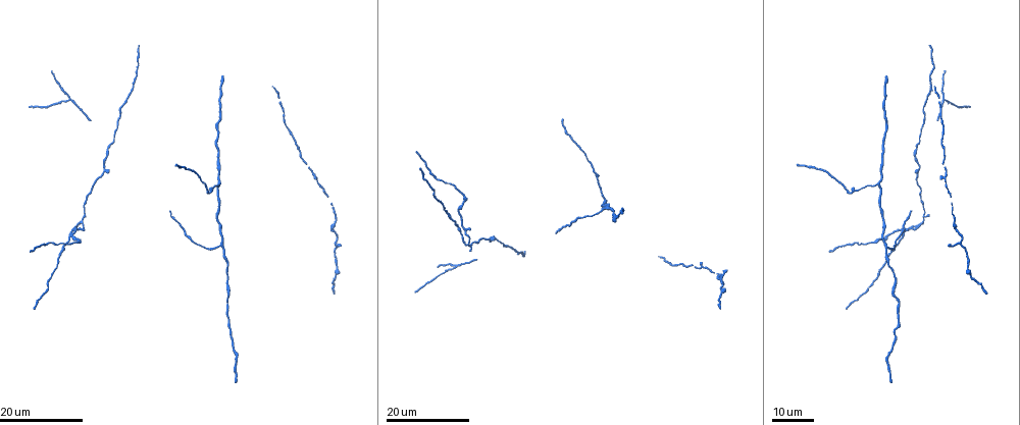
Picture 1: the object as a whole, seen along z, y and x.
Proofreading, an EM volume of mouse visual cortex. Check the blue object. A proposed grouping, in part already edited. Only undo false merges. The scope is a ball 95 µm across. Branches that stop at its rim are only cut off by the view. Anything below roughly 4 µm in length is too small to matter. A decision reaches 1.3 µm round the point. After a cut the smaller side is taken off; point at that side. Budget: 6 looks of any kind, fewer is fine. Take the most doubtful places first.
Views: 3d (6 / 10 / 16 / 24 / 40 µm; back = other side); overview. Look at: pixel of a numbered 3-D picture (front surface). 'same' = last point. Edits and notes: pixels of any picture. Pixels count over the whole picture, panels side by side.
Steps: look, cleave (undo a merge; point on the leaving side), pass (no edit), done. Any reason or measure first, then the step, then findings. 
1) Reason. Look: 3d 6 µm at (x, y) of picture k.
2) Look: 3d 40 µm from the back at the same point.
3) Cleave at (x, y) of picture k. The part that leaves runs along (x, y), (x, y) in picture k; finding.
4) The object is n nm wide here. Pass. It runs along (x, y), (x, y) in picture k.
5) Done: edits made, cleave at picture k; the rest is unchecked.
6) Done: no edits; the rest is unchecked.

Branch point. Look: 3d 16 µm at (491, 239) of picture 1.

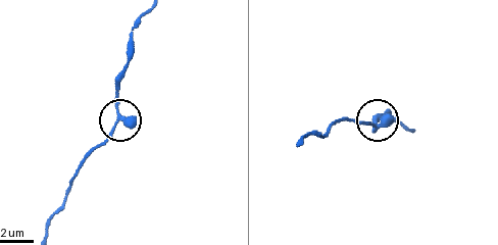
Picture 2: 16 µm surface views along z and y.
Look: 3d 10 µm at (119, 118) of picture 2.

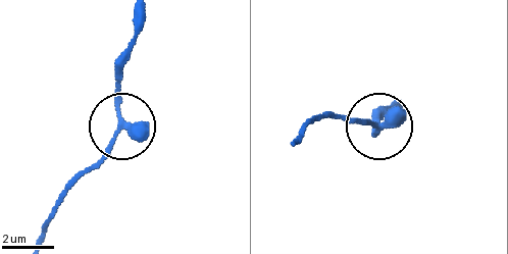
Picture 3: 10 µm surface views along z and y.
The side arm is 43 µm long. Pass. One neuron here.

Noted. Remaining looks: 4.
Branch point. Look: 3d 16 µm at (942, 98) of picture 1.

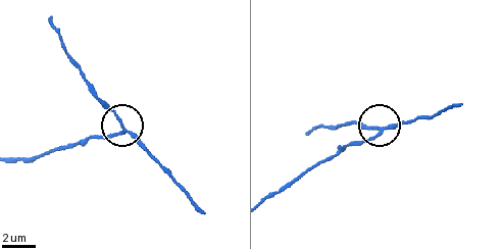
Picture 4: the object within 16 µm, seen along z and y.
Look: 3d 10 µm at (380, 129) of picture 4.

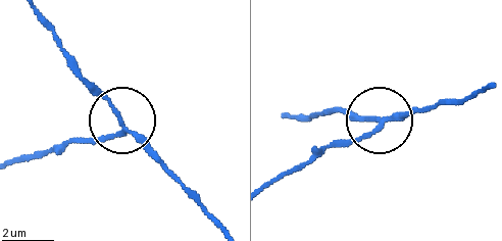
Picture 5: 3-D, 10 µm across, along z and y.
3 arms meet here. Cleave at (77, 141) of picture 5. The part that leaves runs along (112, 137), (82, 137), (15, 160) in picture 5; a second neuron is stuck on.

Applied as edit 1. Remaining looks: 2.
Done: edits made, cleave at picture 5; the rest is unchecked.

